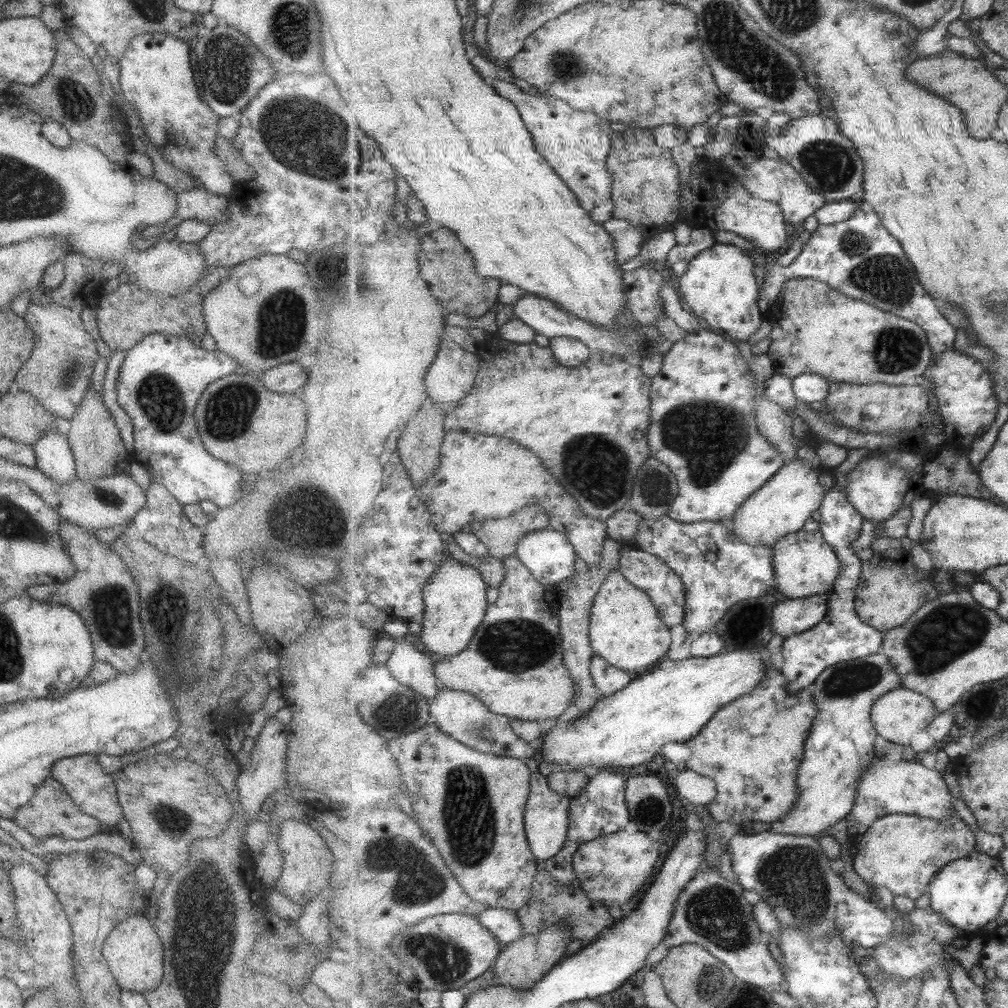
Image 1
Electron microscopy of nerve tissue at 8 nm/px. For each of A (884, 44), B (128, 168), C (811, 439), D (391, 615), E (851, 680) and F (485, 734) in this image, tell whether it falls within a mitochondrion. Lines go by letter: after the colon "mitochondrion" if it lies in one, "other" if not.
A: other
B: other
C: other
D: other
E: mitochondrion
F: mitochondrion

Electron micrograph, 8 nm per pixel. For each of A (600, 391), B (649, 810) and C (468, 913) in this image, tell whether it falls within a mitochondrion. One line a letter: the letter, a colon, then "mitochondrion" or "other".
A: other
B: mitochondrion
C: other

